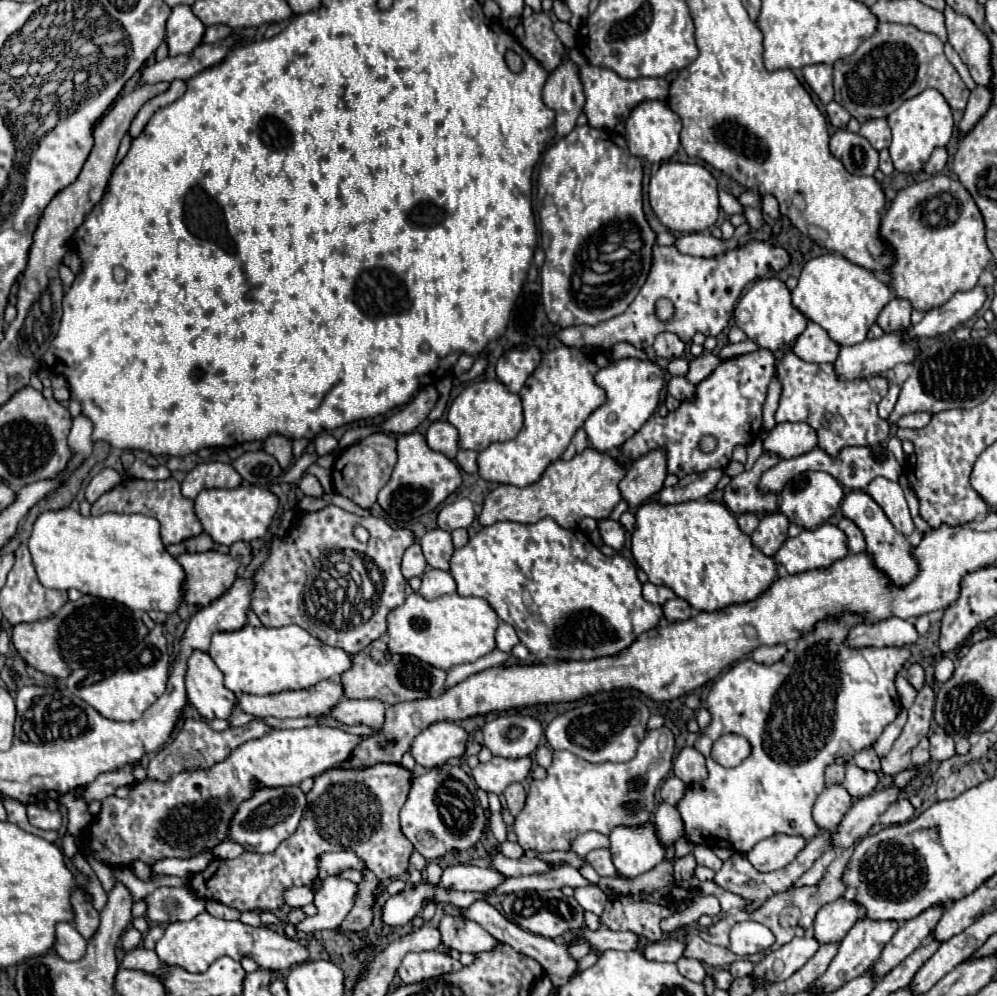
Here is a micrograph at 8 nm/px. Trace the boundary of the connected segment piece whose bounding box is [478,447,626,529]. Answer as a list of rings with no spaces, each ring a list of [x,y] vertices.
[[[586,449],[570,461],[554,461],[542,473],[542,479],[528,487],[516,485],[498,485],[484,499],[482,513],[478,515],[478,523],[482,527],[490,527],[496,521],[514,521],[514,523],[538,523],[544,517],[552,517],[560,527],[570,529],[570,525],[580,523],[584,517],[604,519],[610,517],[612,509],[620,501],[618,481],[624,477],[626,469],[618,465],[610,455],[598,453],[594,449]]]

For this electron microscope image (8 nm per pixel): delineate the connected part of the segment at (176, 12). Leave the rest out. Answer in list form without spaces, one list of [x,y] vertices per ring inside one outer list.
[[[178,5],[172,9],[172,13],[166,21],[168,55],[190,53],[194,47],[198,47],[202,35],[204,35],[204,25],[192,13],[192,9],[188,5]]]

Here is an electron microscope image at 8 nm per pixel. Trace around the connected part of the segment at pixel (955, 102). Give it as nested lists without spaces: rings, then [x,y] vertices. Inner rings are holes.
[[[878,23],[874,35],[868,37],[850,57],[834,63],[836,101],[860,123],[888,117],[902,101],[912,99],[926,87],[938,89],[954,111],[962,111],[970,97],[970,91],[956,69],[944,59],[940,39],[930,33],[922,33],[912,25]]]

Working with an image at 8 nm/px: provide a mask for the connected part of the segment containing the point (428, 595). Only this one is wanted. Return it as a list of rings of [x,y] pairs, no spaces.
[[[428,569],[422,575],[422,587],[418,591],[418,595],[422,595],[424,599],[436,599],[440,595],[448,595],[456,591],[456,583],[452,579],[452,575],[448,571],[438,571],[438,569]]]

